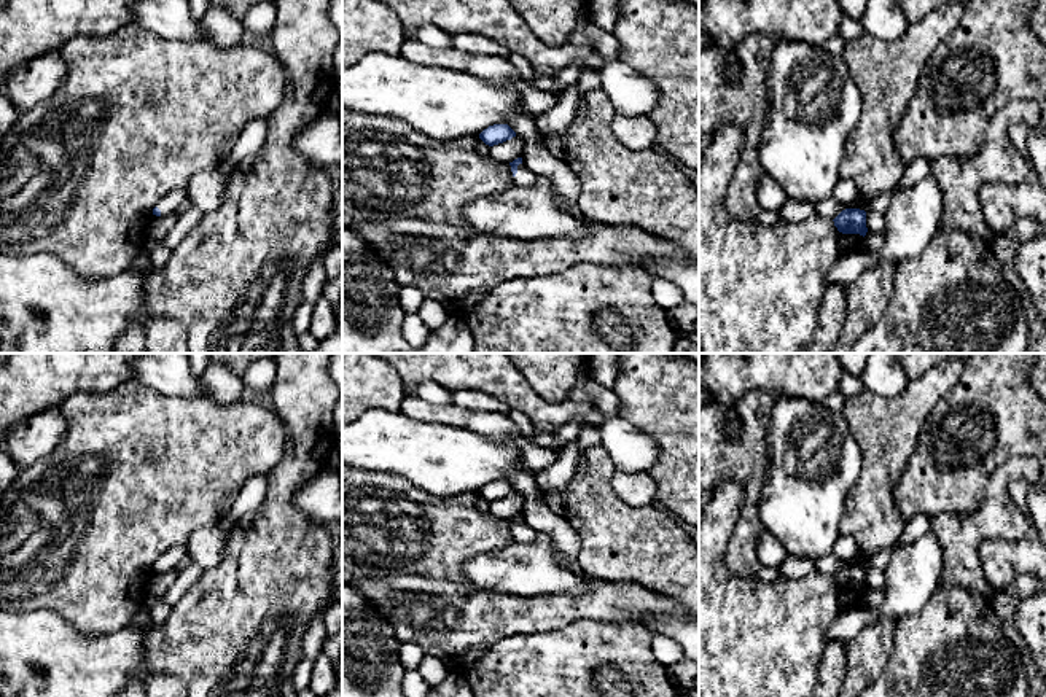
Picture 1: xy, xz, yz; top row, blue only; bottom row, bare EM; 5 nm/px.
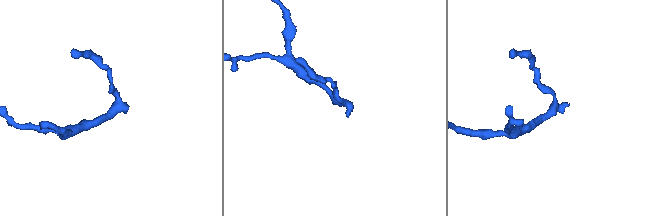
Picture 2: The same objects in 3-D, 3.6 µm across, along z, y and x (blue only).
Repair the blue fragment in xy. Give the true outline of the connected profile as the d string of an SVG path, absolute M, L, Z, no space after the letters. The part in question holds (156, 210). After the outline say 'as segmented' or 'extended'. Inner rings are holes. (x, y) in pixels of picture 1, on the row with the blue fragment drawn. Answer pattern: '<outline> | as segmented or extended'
M185 188L166 194L153 208L153 215L161 216L174 212L185 201Z | extended

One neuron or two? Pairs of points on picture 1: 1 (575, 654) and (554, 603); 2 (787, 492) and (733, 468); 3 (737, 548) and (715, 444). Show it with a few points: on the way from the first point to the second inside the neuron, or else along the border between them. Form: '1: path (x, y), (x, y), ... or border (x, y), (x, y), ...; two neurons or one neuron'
1: border (601, 621), (569, 623), (527, 635); two neurons
2: border (766, 444), (766, 475), (760, 492), (760, 517); two neurons
3: path (749, 522), (752, 481), (741, 470); one neuron

